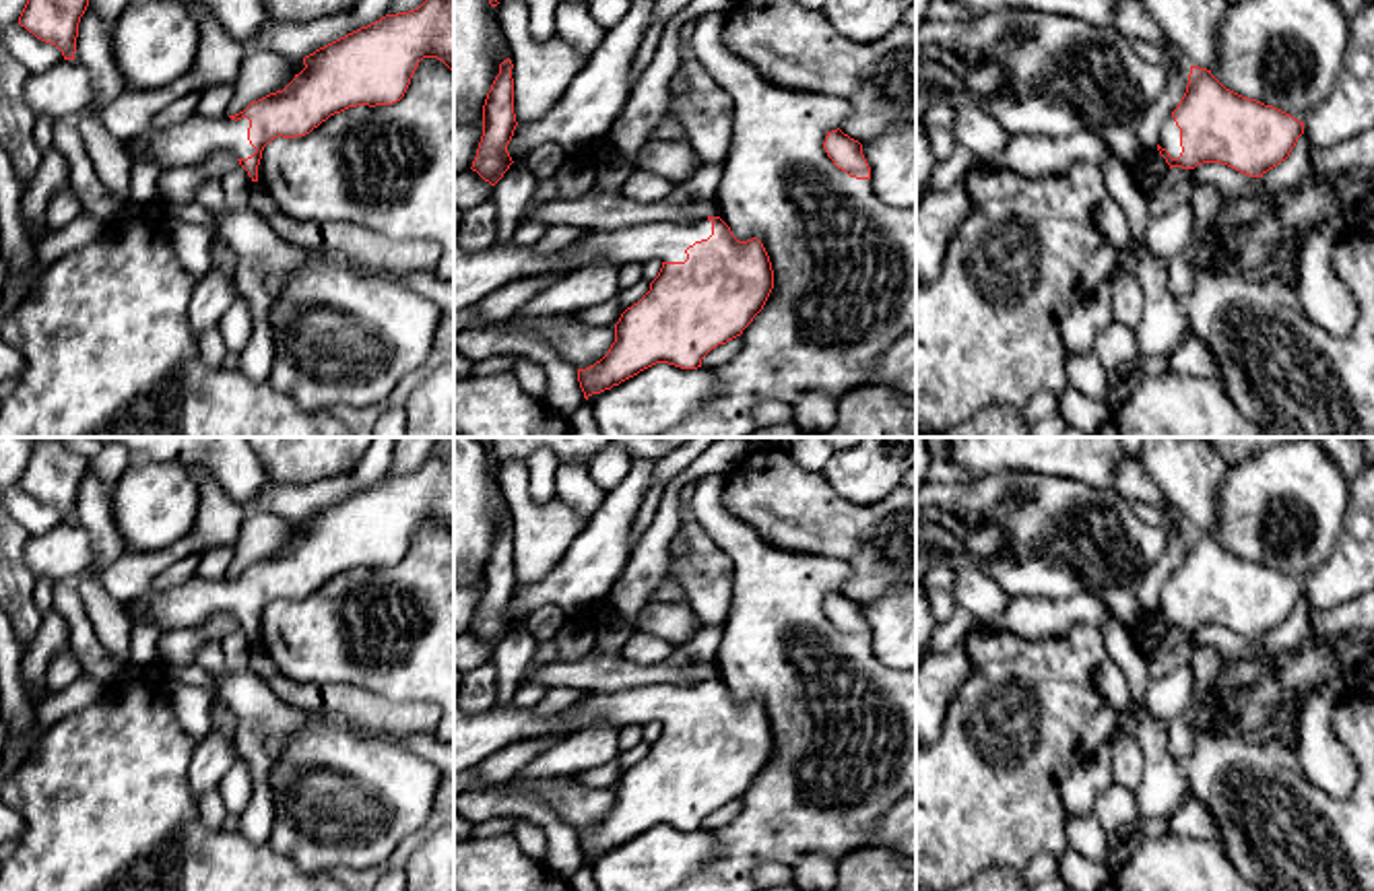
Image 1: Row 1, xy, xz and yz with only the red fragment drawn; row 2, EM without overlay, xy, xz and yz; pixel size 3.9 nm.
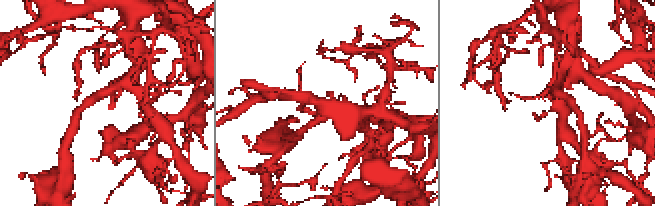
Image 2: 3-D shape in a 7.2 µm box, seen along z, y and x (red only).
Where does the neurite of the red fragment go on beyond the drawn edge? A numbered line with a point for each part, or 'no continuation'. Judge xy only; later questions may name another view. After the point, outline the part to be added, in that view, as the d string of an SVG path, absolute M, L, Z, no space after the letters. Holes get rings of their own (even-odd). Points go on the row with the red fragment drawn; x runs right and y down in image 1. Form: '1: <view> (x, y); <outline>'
1: xy (197, 139); M194 113L186 122L130 140L144 157L151 157L161 169L198 165L204 159L229 153L248 159L256 148L248 140L250 120L202 118Z

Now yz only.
1: yz (1170, 133); M1172 116L1162 126L1159 146L1166 148L1172 159L1178 159L1180 153L1182 153L1182 146L1180 146L1180 128L1176 126Z

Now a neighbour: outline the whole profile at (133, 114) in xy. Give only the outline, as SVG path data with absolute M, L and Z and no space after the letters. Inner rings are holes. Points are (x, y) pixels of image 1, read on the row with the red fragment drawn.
M202 4L190 6L200 25L196 64L165 89L126 87L120 97L99 111L101 126L120 142L155 132L155 118L190 93L202 93L217 80L237 80L246 50L231 39Z

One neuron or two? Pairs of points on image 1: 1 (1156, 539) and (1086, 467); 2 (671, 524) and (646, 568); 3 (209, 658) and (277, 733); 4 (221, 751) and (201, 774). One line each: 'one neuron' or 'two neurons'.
1: two neurons
2: one neuron
3: one neuron
4: one neuron

